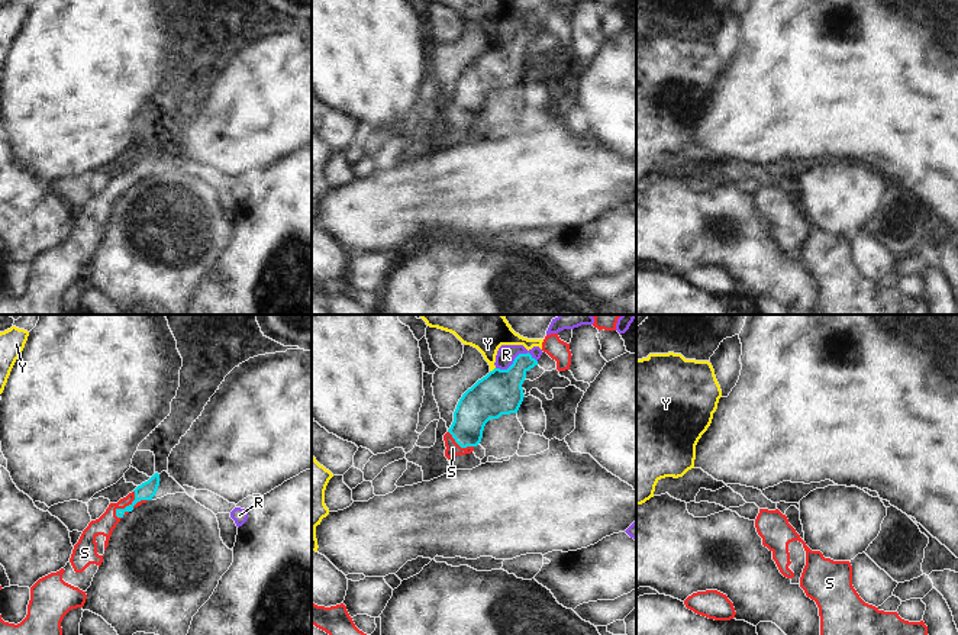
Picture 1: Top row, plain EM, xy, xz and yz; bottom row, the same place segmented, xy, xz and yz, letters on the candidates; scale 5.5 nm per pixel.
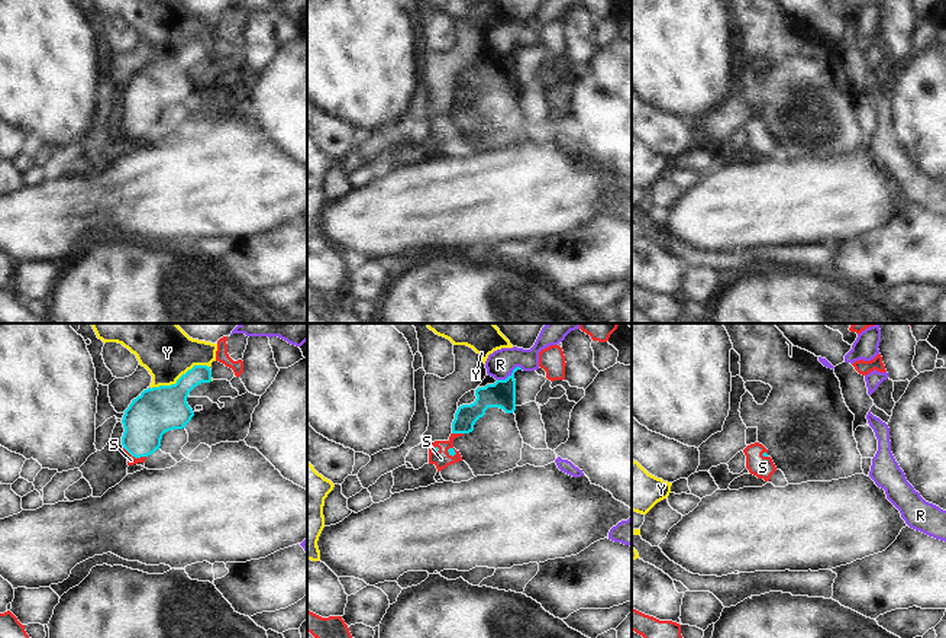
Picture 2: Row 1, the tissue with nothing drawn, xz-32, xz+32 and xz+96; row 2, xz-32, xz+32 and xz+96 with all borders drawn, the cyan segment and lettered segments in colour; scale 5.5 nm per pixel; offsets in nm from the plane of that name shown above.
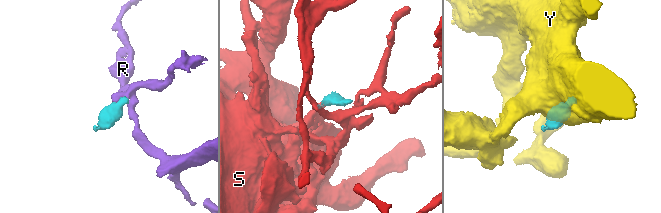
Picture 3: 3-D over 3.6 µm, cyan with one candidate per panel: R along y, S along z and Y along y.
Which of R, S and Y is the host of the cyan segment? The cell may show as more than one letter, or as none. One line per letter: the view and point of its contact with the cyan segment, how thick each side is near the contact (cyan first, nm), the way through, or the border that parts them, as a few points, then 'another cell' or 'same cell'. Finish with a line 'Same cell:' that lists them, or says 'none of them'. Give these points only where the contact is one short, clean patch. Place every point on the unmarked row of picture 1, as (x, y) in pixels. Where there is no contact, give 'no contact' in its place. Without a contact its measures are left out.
R: xz (515, 34) | 240/110 nm | along xz (536, 35), (528, 28), (521, 28), (506, 44), (496, 44) | another cell
S: xy (129, 180) | 100/110 nm | across xy (147, 165), (129, 180), (118, 184), (105, 200) | same cell
Y: xz (493, 45) | 240/160 nm | another cell
Same cell: S

